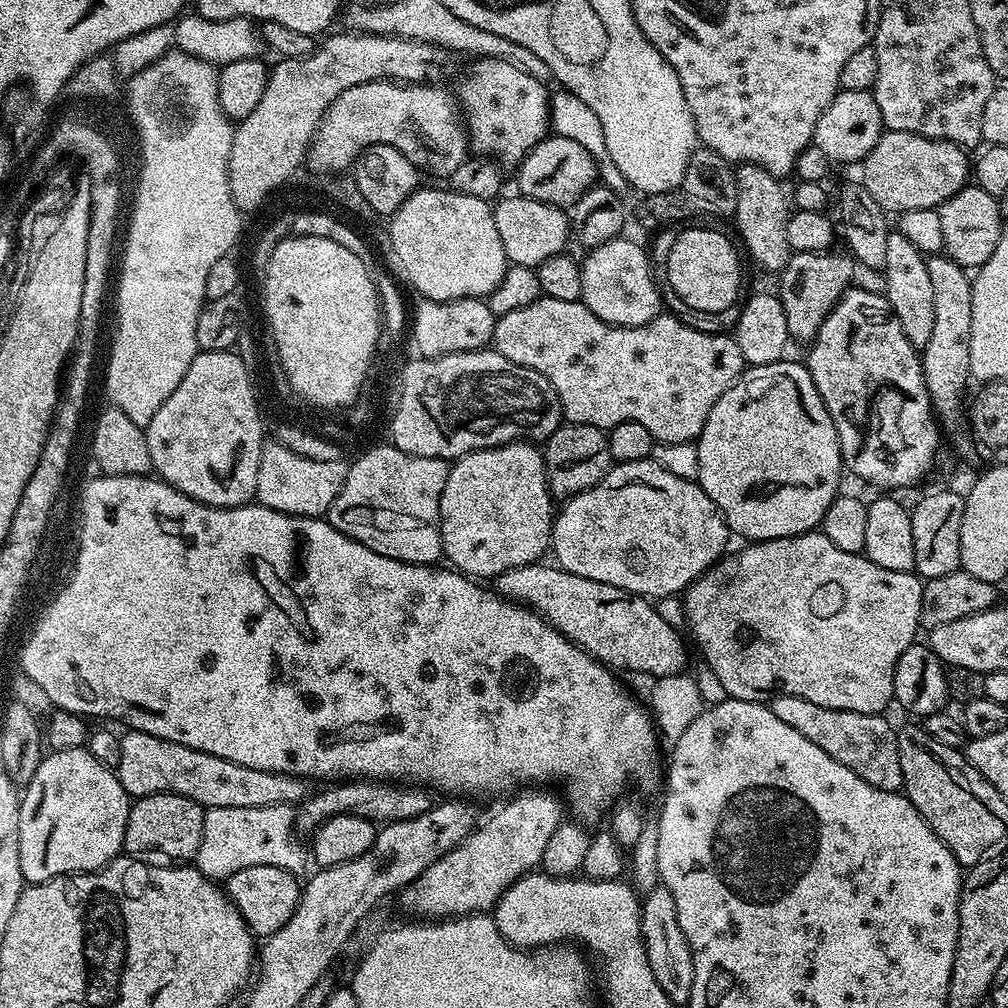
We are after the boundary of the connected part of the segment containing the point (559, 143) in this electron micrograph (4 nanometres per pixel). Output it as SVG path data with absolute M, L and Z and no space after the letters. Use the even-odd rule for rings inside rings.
M549 134L538 141L525 154L515 172L516 184L520 187L517 188L519 195L565 210L571 209L578 198L582 198L582 194L593 188L598 180L596 160L592 155L571 138L562 138L555 134Z

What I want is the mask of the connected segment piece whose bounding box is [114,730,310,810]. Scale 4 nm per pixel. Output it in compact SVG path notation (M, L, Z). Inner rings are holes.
M131 730L125 733L120 736L122 758L118 758L118 766L114 771L129 797L139 798L169 792L182 798L190 798L207 810L230 806L243 808L261 808L275 804L296 806L307 800L310 795L307 779L282 772L250 770L250 766L226 762L226 758L218 758L214 754L206 754L202 750L194 750L178 742L166 742L166 738L158 738L154 734Z

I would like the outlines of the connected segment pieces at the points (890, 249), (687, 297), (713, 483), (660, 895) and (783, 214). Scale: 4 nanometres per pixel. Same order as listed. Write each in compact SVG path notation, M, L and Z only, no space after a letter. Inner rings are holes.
M898 230L889 231L884 268L888 272L886 295L889 305L913 346L923 350L926 342L930 342L930 333L934 331L934 286L930 282L925 253L919 252L914 242L910 242Z
M688 228L673 242L668 252L668 284L675 299L708 312L724 312L726 306L738 303L741 299L740 256L733 237L729 236L712 228Z
M785 358L773 364L753 364L714 402L714 410L710 410L710 418L706 418L706 426L702 426L702 434L699 440L695 441L698 450L698 474L696 480L700 488L710 494L714 506L724 516L728 523L729 533L745 536L745 541L759 542L761 540L773 540L774 538L786 538L787 536L801 536L804 532L811 532L819 529L824 523L824 515L834 502L840 488L840 472L842 473L842 461L840 458L840 443L838 434L834 430L834 422L814 386L812 376L803 363L795 364L791 358Z
M657 886L643 893L640 906L640 937L644 940L646 958L650 962L650 970L654 970L654 978L658 986L678 1006L687 1005L694 986L694 962L692 951L686 942L686 934L682 934L682 926L678 926L678 909L674 907L674 897L670 890Z
M742 164L735 169L736 173L736 189L738 190L738 202L736 203L736 211L734 213L734 221L736 220L735 235L740 235L739 243L748 247L748 252L752 255L752 260L760 268L765 268L773 274L779 273L788 264L790 249L786 242L786 226L788 225L788 217L790 215L790 196L777 177L771 176L766 169L757 164Z

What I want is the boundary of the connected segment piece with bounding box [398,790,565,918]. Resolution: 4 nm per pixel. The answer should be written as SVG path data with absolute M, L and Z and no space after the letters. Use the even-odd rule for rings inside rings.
M524 790L521 796L513 795L488 821L473 828L472 832L454 850L442 854L438 862L426 866L415 882L399 893L398 899L412 918L455 918L473 914L488 914L495 909L496 903L505 890L520 876L526 876L540 864L542 854L554 830L565 819L560 809L559 795L551 796L548 790Z

